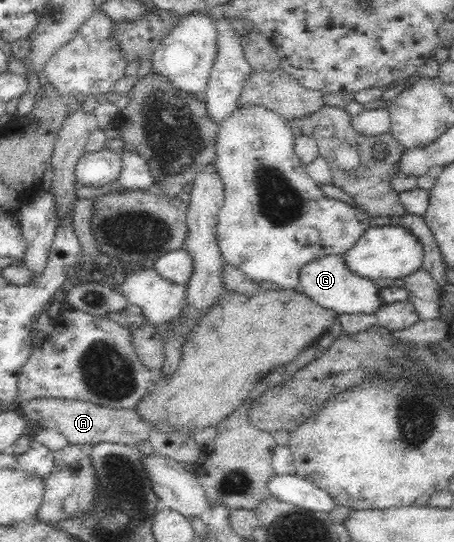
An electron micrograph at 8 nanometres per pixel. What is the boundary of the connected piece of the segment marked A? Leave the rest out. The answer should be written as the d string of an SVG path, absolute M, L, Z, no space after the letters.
M34 398L30 401L18 401L17 410L27 421L37 421L38 425L58 431L66 437L67 442L77 446L92 446L95 443L119 443L124 445L138 445L148 441L150 424L142 419L142 416L134 408L116 409L99 406L92 402L54 399Z

